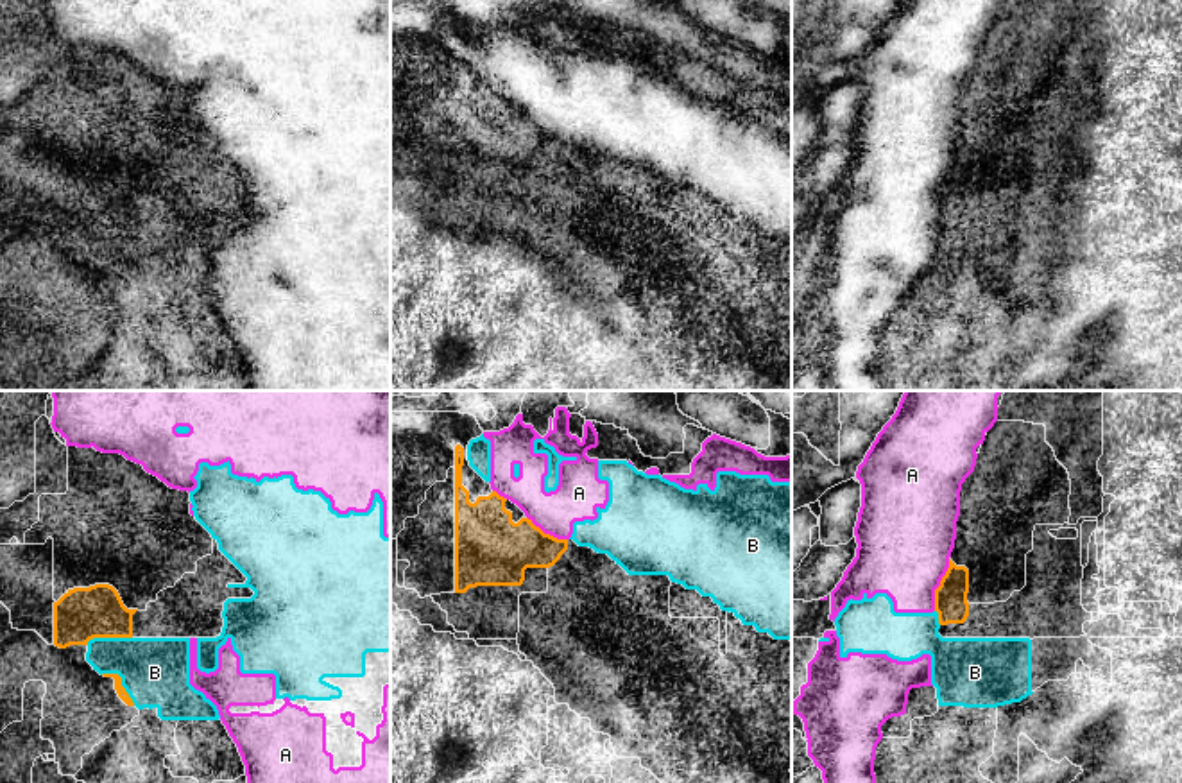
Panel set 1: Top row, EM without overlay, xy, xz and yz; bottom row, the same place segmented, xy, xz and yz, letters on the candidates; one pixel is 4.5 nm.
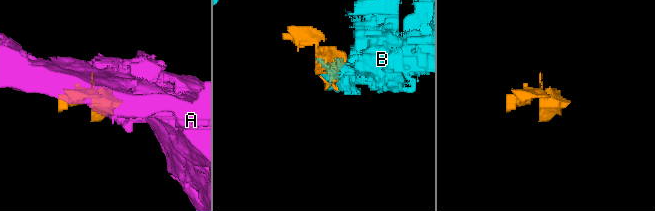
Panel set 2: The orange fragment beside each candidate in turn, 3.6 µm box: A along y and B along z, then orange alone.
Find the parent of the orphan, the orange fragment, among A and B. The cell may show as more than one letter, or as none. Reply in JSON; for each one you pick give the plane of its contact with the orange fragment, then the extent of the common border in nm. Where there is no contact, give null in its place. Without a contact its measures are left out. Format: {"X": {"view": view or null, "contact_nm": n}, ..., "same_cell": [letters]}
{"same_cell": []}

